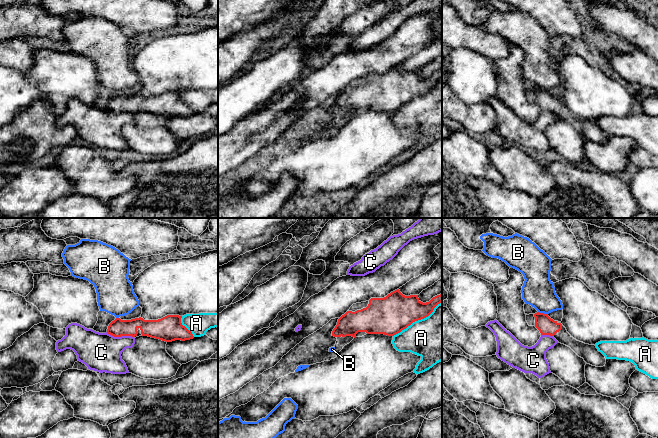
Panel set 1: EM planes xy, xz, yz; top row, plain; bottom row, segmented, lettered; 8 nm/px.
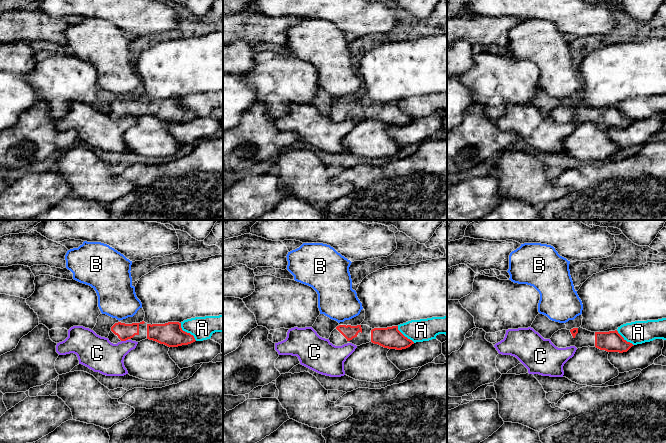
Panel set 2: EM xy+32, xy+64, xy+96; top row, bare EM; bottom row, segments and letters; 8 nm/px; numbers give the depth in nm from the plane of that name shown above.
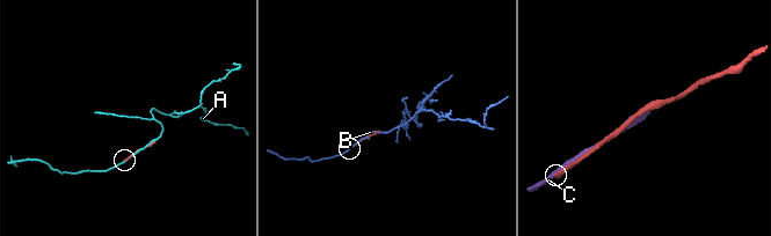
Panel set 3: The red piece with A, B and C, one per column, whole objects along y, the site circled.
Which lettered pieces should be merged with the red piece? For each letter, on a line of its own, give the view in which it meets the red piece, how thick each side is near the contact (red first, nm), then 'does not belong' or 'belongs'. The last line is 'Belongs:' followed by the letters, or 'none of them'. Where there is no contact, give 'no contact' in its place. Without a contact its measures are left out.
A: contact in xz; calibres 300 and 400 nm; does not belong
B: contact in yz; calibres 140 and 260 nm; does not belong
C: contact in xy; calibres 140 and 320 nm; does not belong
Belongs: none of them

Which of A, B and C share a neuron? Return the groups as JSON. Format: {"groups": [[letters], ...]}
{"groups": [["A"], ["B"], ["C"]]}

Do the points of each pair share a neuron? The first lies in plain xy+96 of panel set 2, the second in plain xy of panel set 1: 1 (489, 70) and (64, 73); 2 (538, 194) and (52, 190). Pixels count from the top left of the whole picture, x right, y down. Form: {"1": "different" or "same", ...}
{"1": "same", "2": "different"}

